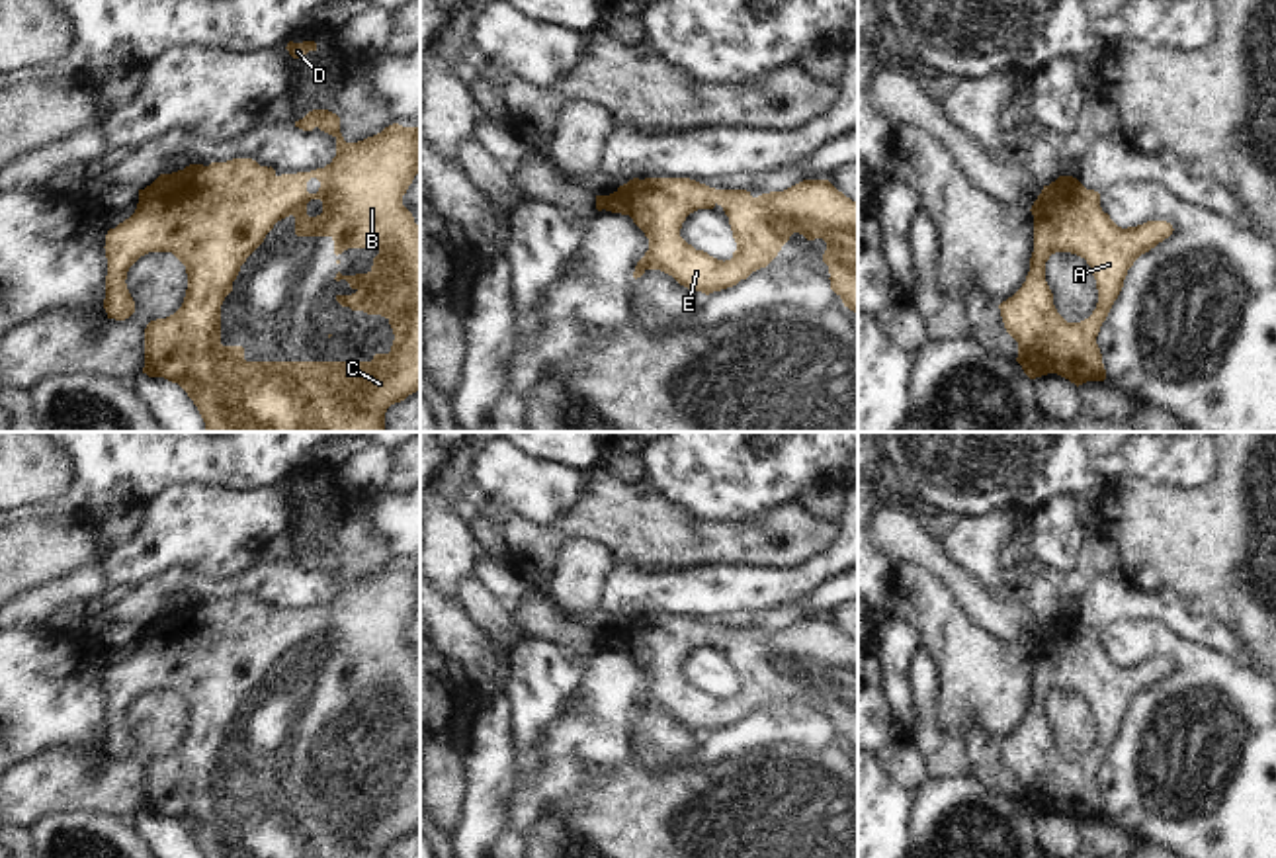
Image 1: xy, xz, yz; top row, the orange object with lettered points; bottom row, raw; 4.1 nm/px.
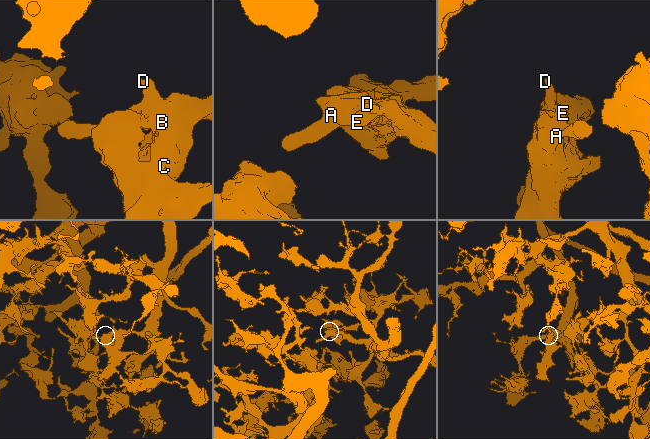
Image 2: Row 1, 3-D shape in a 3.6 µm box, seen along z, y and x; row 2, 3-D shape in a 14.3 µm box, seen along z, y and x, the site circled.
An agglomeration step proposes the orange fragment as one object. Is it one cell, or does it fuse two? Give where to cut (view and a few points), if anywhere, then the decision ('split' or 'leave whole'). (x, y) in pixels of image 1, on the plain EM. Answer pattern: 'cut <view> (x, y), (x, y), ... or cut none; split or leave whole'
cut none; leave whole

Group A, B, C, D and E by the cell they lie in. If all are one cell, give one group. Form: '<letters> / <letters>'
A B C D E

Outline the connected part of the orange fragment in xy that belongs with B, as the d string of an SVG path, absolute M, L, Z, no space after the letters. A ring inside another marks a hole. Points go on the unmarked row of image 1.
M328 547L309 549L295 565L319 565L332 573L332 600L281 614L252 596L190 602L139 627L135 651L106 672L107 756L125 758L135 751L125 717L141 694L172 690L186 704L182 745L145 766L143 811L178 821L203 858L385 858L391 842L420 827L420 665L403 643L403 633L420 610L420 569L393 561L373 575L346 580L340 555ZM289 653L295 655L297 674L330 674L336 694L348 686L379 690L367 711L336 711L336 719L346 717L354 727L352 733L336 733L336 739L352 749L385 754L395 772L389 792L375 792L371 799L246 799L242 784L221 782L221 743L240 704L274 663Z

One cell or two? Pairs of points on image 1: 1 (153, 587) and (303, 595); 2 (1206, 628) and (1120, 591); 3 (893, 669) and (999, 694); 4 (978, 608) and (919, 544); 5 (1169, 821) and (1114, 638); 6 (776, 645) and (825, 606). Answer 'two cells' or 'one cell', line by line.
1: two cells
2: one cell
3: two cells
4: one cell
5: one cell
6: two cells

